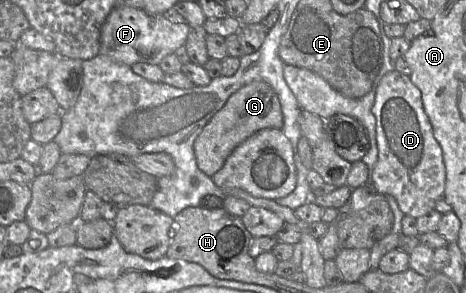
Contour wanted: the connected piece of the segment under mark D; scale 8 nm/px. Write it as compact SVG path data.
M394 69L380 80L372 113L376 118L378 159L372 171L371 185L378 193L394 197L404 215L419 218L435 208L436 202L444 196L445 189L442 149L433 135L432 125L423 107L421 91L412 83L410 76Z

